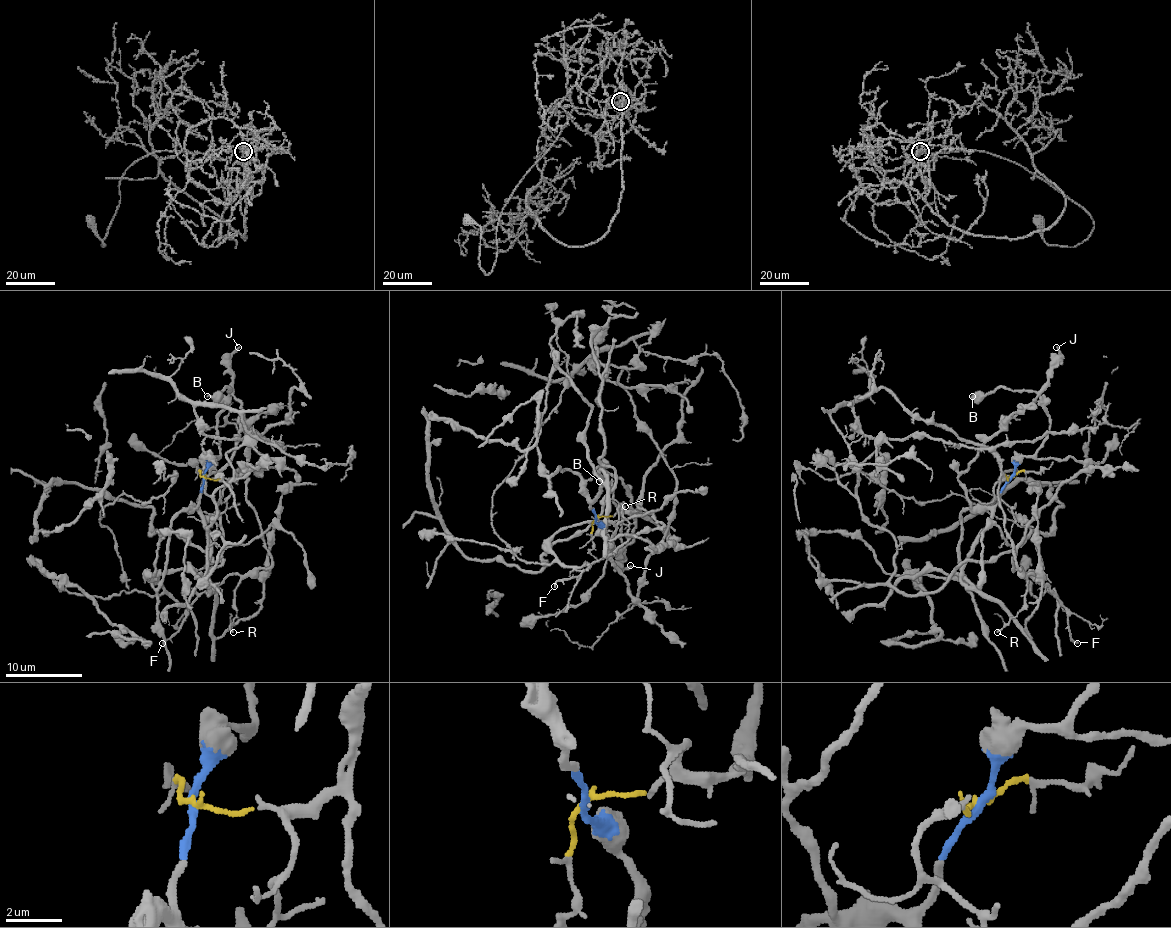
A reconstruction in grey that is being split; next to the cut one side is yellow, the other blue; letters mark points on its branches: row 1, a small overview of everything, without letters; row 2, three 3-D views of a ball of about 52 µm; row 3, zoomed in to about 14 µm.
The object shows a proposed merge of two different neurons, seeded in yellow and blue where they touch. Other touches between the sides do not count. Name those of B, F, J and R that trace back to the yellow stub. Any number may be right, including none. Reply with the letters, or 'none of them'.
F, R

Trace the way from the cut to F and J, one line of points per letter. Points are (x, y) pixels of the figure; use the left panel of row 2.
F: (204, 478), (247, 478), (247, 503), (272, 563), (229, 574), (202, 592), (183, 625), (162, 642)
J: (204, 478), (206, 464), (220, 453), (218, 414), (231, 393), (229, 356), (239, 347)

